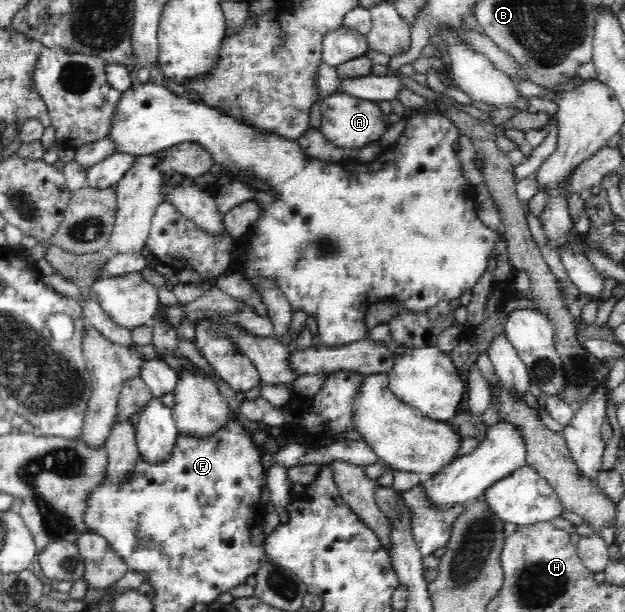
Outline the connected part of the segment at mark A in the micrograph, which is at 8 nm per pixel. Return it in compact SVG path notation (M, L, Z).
M342 91L334 92L322 100L321 113L322 119L318 129L322 135L336 147L349 151L358 150L371 141L380 140L390 125L378 102L358 99Z

